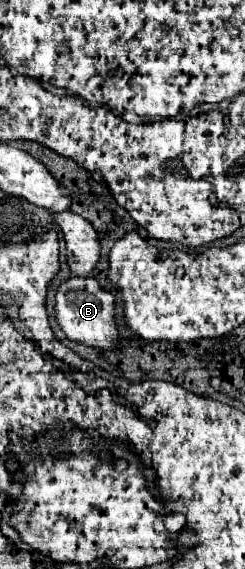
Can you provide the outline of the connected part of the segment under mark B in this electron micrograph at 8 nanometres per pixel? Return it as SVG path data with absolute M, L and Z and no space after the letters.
M74 276L66 280L56 292L56 318L60 322L60 328L66 332L70 340L82 342L86 346L96 346L102 350L114 350L120 346L122 338L116 328L114 308L116 308L116 296L108 290L102 290L94 276L90 278Z

